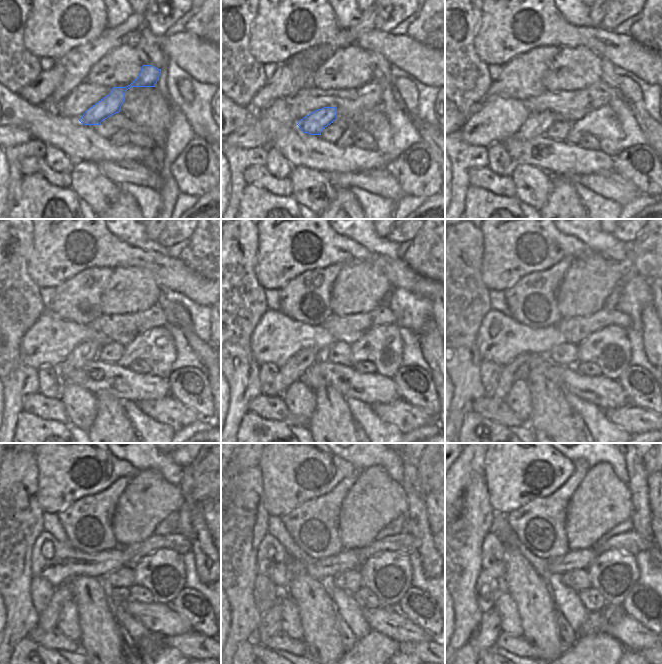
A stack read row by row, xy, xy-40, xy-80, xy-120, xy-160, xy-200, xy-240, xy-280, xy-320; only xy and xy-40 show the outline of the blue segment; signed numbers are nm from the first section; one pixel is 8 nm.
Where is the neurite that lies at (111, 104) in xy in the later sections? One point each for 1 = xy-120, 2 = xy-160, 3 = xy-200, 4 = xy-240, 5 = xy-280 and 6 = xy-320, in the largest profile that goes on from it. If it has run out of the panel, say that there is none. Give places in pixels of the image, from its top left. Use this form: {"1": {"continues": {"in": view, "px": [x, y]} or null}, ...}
{"1": {"continues": {"in": "xy-120", "px": [84, 353]}}, "2": {"continues": {"in": "xy-160", "px": [291, 371]}}, "3": {"continues": {"in": "xy-200", "px": [517, 369]}}, "4": {"continues": {"in": "xy-240", "px": [47, 620]}}, "5": {"continues": {"in": "xy-280", "px": [270, 623]}}, "6": {"continues": {"in": "xy-320", "px": [489, 629]}}}

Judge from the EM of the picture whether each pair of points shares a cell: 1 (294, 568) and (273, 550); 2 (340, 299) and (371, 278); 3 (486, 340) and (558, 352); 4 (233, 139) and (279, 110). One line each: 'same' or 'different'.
1: same
2: same
3: different
4: same

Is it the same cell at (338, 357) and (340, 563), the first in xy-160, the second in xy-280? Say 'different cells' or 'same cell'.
different cells

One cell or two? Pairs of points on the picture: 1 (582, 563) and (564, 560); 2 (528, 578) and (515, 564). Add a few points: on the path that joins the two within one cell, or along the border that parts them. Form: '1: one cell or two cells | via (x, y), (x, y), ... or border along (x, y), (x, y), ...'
1: one cell | via (578, 560), (568, 560)
2: one cell | via (525, 575), (517, 567)

